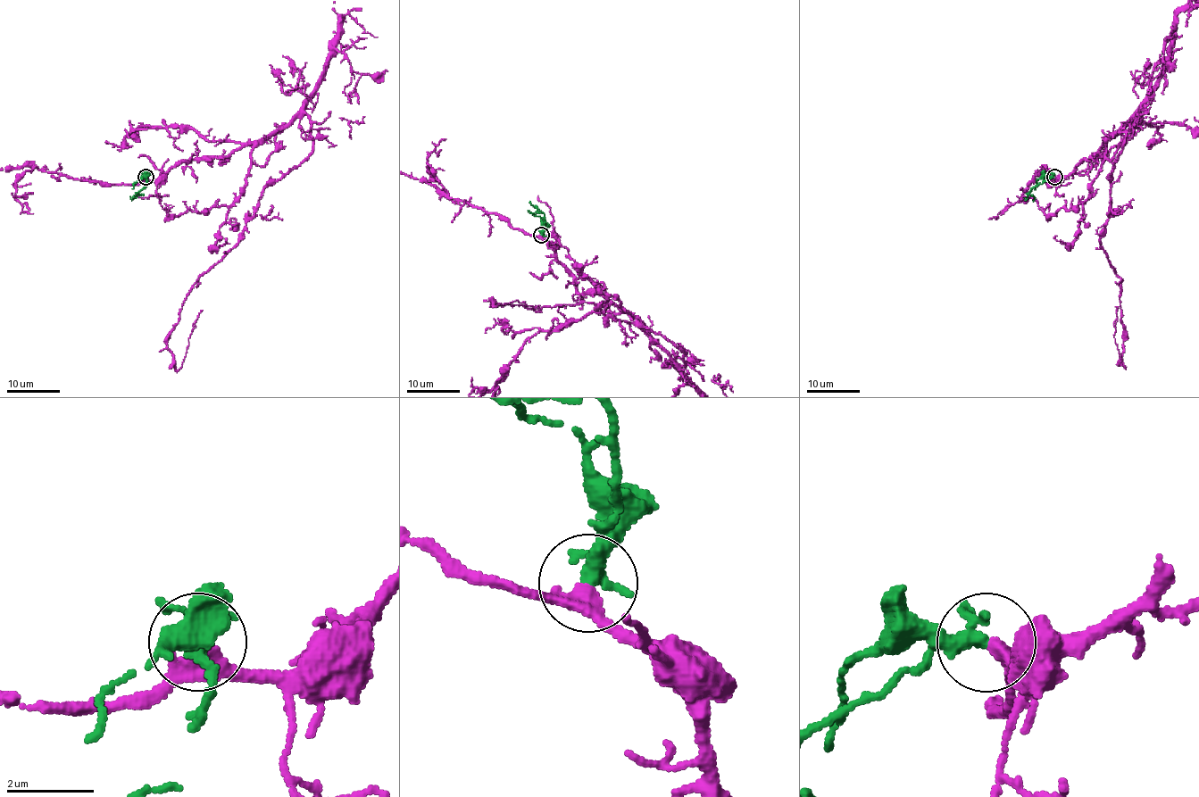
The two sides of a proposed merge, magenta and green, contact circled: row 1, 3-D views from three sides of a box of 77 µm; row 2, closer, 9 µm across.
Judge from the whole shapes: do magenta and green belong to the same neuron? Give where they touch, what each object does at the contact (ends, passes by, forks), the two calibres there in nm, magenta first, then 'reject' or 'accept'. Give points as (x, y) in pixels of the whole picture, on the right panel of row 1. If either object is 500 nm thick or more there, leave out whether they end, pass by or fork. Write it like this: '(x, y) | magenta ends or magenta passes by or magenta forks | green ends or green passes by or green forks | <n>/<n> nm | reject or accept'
(1054, 177) | magenta passes by | green forks | 320/240 nm | accept

